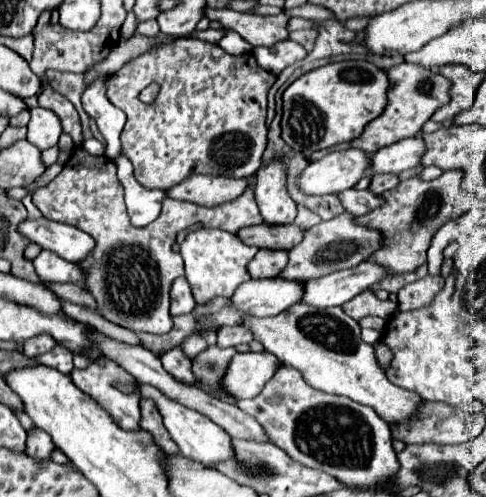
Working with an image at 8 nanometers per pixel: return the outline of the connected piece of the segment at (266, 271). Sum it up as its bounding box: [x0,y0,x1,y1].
[248,249,288,279]

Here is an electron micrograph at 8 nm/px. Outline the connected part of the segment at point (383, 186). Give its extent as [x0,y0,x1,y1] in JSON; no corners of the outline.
[368,175,400,195]

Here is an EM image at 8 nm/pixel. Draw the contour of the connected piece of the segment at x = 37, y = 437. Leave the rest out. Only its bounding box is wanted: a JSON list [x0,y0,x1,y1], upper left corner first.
[26,429,54,461]

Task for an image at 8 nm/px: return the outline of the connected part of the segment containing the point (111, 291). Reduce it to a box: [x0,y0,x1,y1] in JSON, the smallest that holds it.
[34,85,262,333]

